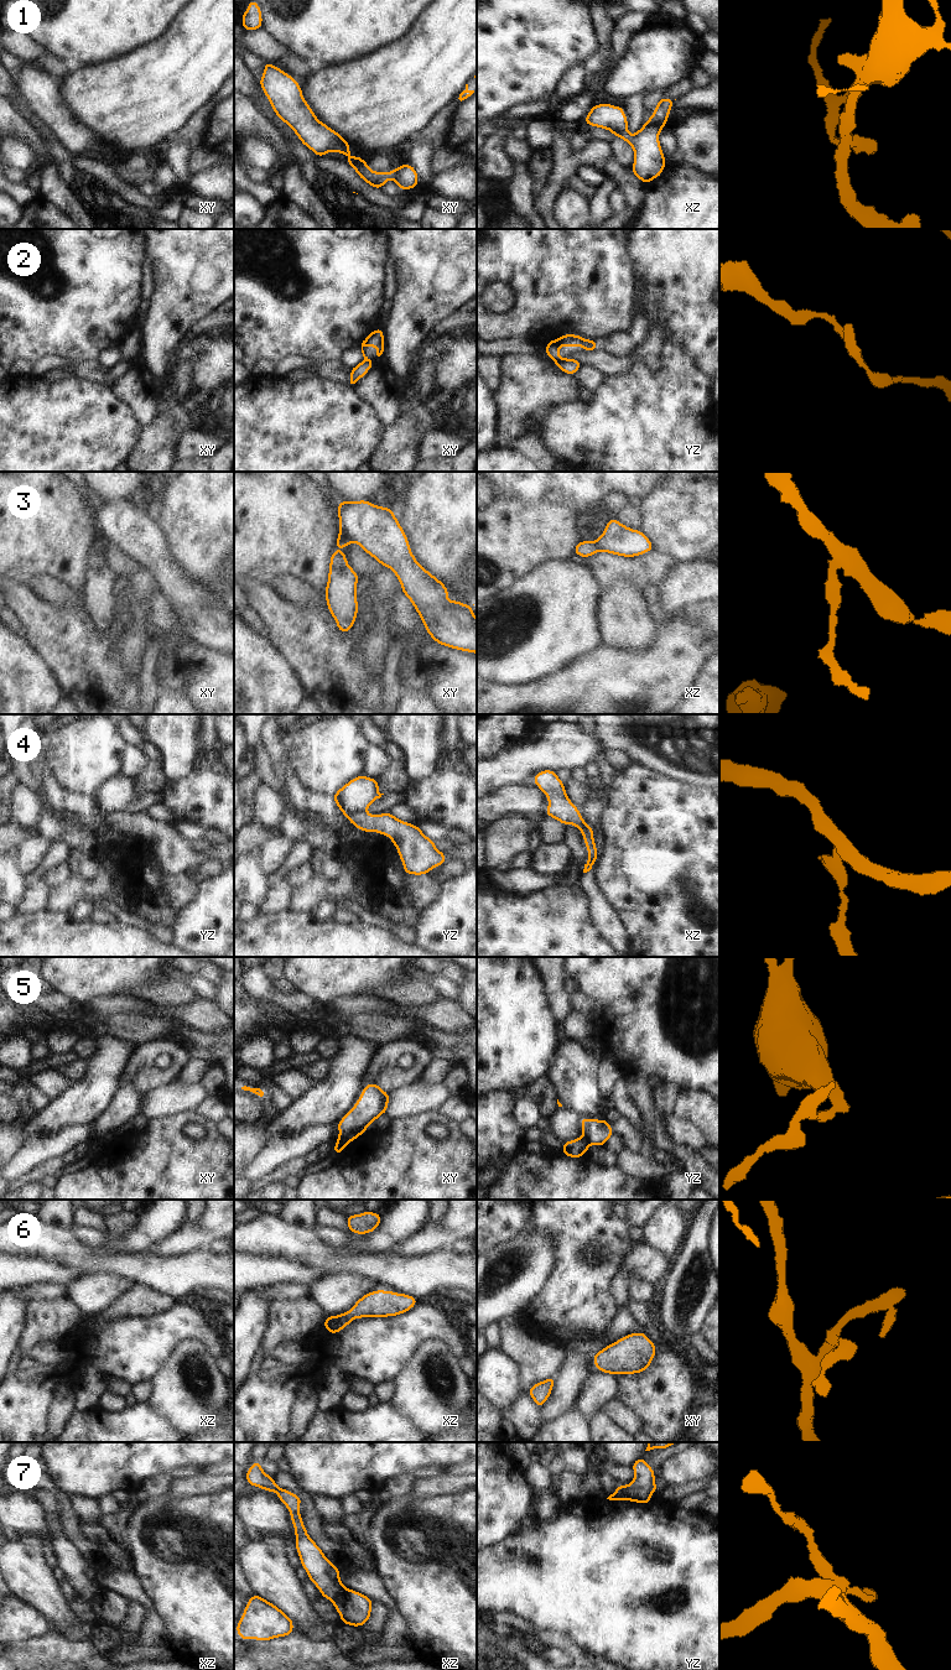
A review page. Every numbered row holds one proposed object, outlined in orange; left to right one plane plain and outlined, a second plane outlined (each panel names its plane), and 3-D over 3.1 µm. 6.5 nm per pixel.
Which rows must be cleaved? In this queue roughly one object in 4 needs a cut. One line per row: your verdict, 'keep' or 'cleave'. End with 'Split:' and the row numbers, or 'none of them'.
1: keep
2: cleave
3: cleave
4: cleave
5: cleave
6: keep
7: cleave
Split: 2, 3, 4, 5, 7

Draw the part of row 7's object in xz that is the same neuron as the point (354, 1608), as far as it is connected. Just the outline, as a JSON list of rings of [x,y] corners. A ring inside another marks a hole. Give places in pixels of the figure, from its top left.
[[[347,1587],[333,1602],[341,1616],[341,1623],[350,1627],[363,1627],[370,1619],[371,1604],[371,1598]]]

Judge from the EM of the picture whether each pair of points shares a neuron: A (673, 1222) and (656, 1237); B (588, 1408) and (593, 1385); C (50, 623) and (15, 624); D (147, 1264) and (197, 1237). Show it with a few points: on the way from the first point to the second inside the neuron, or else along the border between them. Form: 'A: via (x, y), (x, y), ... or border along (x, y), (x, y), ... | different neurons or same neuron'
A: via (669, 1226), (660, 1233) | same neuron
B: via (588, 1403), (593, 1390) | same neuron
C: border along (13, 612), (21, 624), (22, 633) | different neurons
D: border along (196, 1250), (176, 1254), (152, 1254), (149, 1252) | different neurons

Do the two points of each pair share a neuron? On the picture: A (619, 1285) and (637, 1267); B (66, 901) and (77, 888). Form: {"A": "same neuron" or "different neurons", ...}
{"A": "same neuron", "B": "same neuron"}

